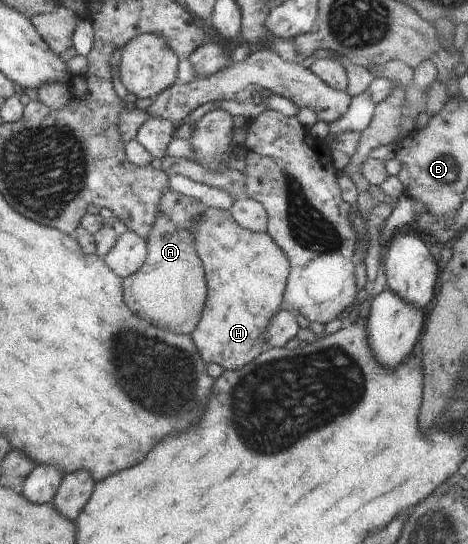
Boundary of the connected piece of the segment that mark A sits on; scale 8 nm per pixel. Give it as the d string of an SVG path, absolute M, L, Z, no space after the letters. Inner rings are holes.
M167 191L161 199L155 227L147 239L147 261L135 275L124 279L125 299L131 311L176 334L190 336L197 329L208 299L206 267L195 249L193 237L199 219L205 215L205 207L191 196Z

